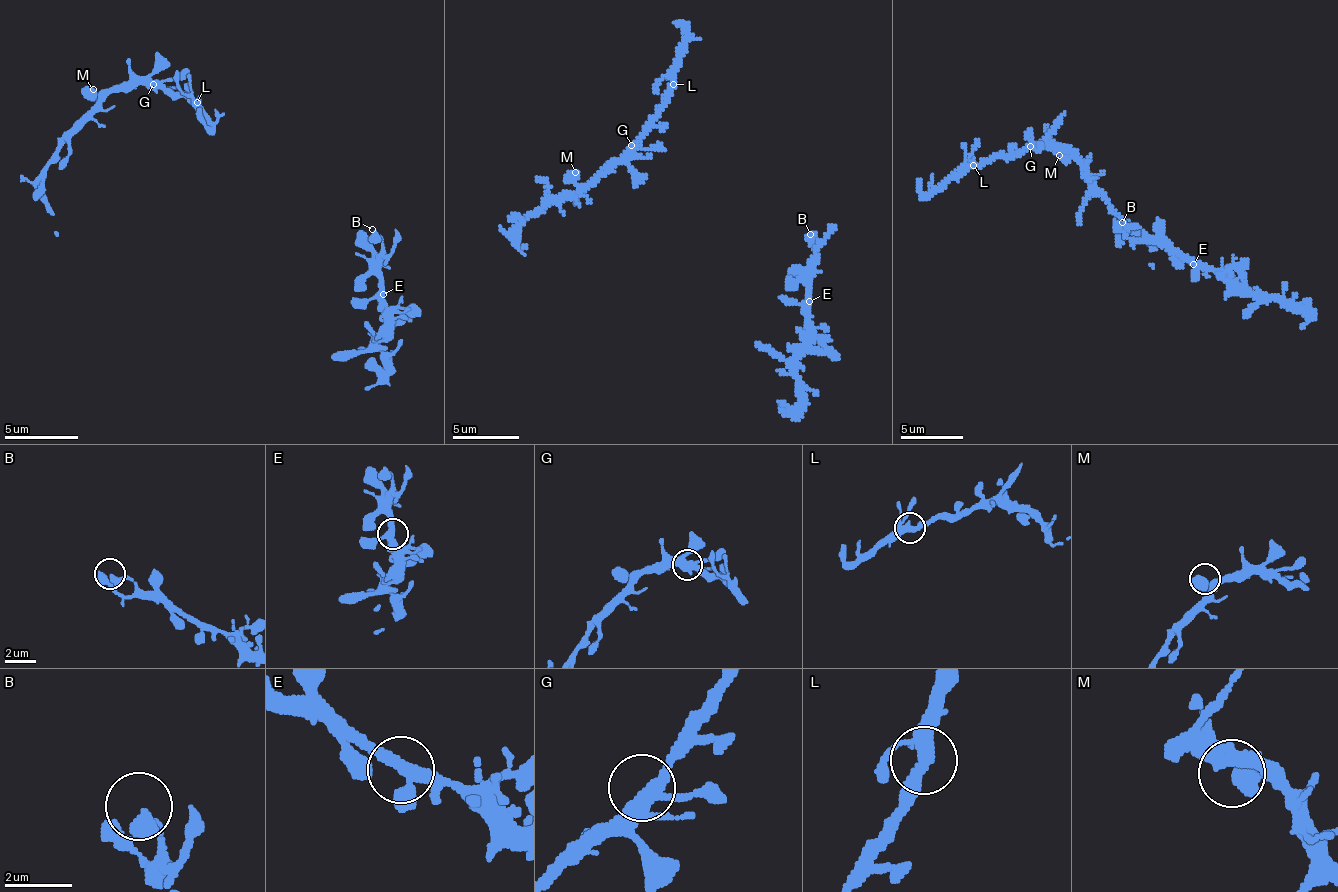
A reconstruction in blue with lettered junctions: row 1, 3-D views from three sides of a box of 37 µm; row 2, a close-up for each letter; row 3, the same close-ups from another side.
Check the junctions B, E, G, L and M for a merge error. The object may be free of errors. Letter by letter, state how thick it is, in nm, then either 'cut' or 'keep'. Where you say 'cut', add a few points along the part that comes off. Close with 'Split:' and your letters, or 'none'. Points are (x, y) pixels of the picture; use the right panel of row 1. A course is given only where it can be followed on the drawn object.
B: calibre 480 nm; keep
E: calibre 320 nm; keep
G: calibre 360 nm; keep
L: calibre 340 nm; keep
M: calibre 600 nm; keep
Split: none

